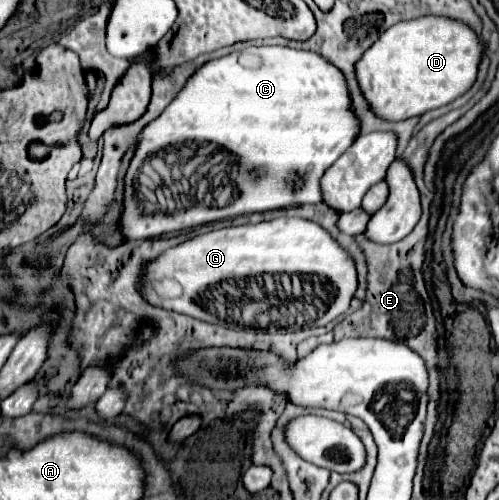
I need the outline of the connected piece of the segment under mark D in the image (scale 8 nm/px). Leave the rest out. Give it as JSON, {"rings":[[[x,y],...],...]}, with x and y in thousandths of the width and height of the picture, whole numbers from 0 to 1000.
{"rings":[[[848,32],[776,56],[711,124],[711,156],[743,224],[780,244],[844,232],[936,184],[968,108],[956,68],[928,44],[888,32]]]}

